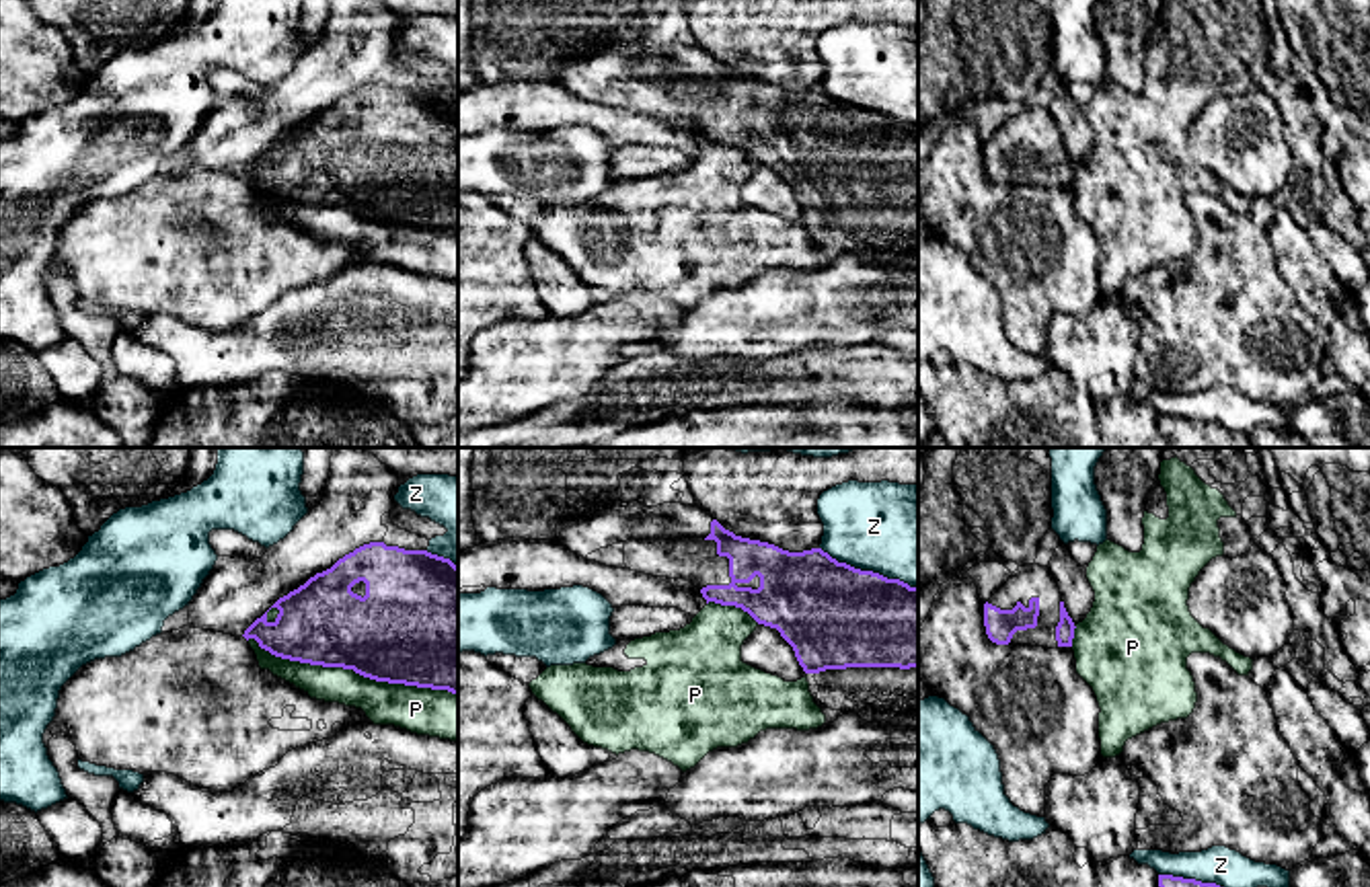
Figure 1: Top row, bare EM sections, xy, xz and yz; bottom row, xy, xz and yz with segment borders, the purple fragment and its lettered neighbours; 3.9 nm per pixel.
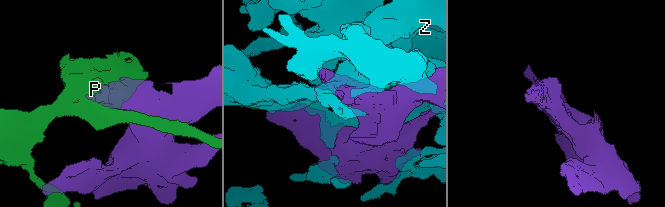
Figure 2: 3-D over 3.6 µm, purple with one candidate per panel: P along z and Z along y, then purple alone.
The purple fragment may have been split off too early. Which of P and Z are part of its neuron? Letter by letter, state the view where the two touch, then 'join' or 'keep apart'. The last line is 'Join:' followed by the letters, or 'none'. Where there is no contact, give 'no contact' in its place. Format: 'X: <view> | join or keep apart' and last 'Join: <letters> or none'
P: xy | keep apart
Z: xz | keep apart
Join: none

